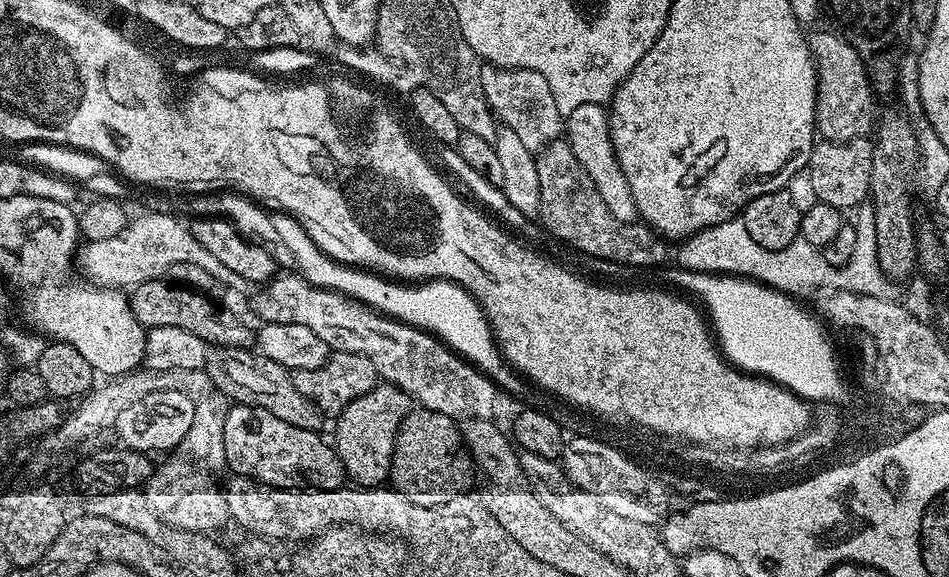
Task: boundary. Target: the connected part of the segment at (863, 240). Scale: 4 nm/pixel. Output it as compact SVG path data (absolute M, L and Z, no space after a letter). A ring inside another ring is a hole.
M871 203L861 204L855 216L858 242L854 242L854 254L850 254L850 262L846 262L841 268L830 266L821 249L810 246L810 242L799 238L782 250L766 250L758 242L754 242L747 221L740 216L732 217L726 222L719 223L718 226L703 228L702 231L685 237L677 247L679 250L675 263L677 267L691 272L742 276L789 294L812 292L815 288L828 288L824 290L829 293L853 292L887 297L891 293L888 291L894 287L894 284L884 275L876 258L875 212Z

